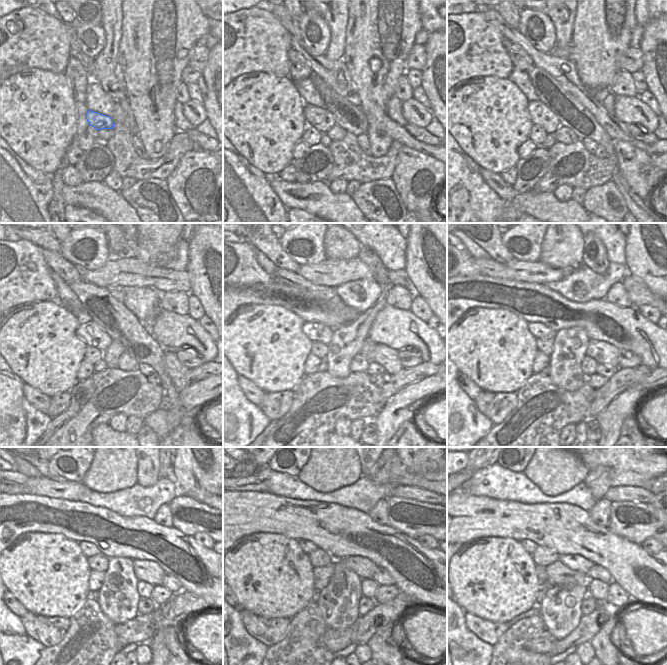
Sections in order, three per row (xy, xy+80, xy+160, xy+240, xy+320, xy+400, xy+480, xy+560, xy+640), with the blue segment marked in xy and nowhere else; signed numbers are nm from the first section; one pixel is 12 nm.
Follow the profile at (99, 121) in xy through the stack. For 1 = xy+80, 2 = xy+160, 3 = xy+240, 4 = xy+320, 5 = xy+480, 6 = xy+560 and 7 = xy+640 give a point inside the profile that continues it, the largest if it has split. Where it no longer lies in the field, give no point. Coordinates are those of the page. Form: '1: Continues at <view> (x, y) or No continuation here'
1: Continues at xy+80 (321, 119)
2: Continues at xy+160 (540, 115)
3: Continues at xy+240 (91, 333)
4: Continues at xy+320 (315, 331)
5: Continues at xy+480 (88, 549)
6: Continues at xy+560 (307, 546)
7: Continues at xy+640 (528, 545)

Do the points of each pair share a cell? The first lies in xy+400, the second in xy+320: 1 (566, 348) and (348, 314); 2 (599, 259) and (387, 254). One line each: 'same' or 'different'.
1: different
2: different

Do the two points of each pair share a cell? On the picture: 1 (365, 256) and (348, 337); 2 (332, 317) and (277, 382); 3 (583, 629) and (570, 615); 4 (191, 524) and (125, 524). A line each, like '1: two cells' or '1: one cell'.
1: one cell
2: two cells
3: two cells
4: two cells

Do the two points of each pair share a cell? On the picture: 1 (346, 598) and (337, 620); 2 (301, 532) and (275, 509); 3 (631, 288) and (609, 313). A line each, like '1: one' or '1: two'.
1: one
2: one
3: two

